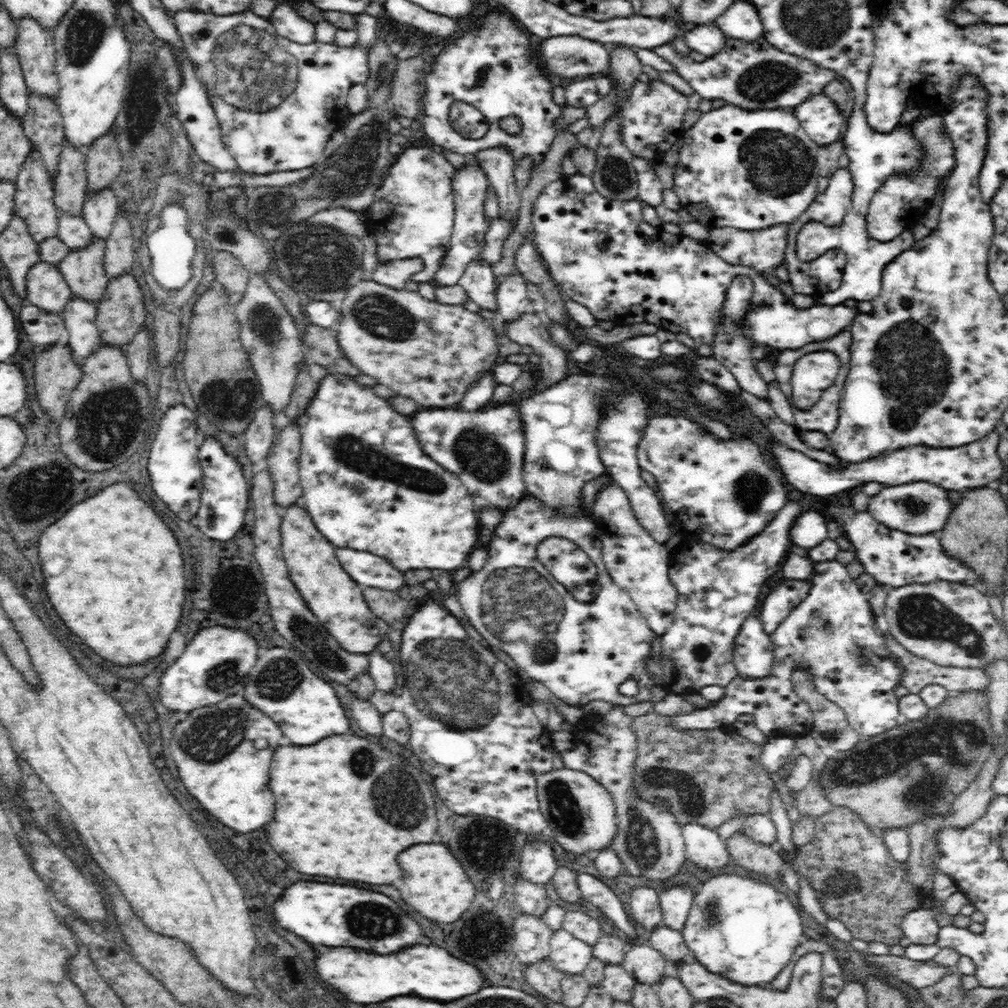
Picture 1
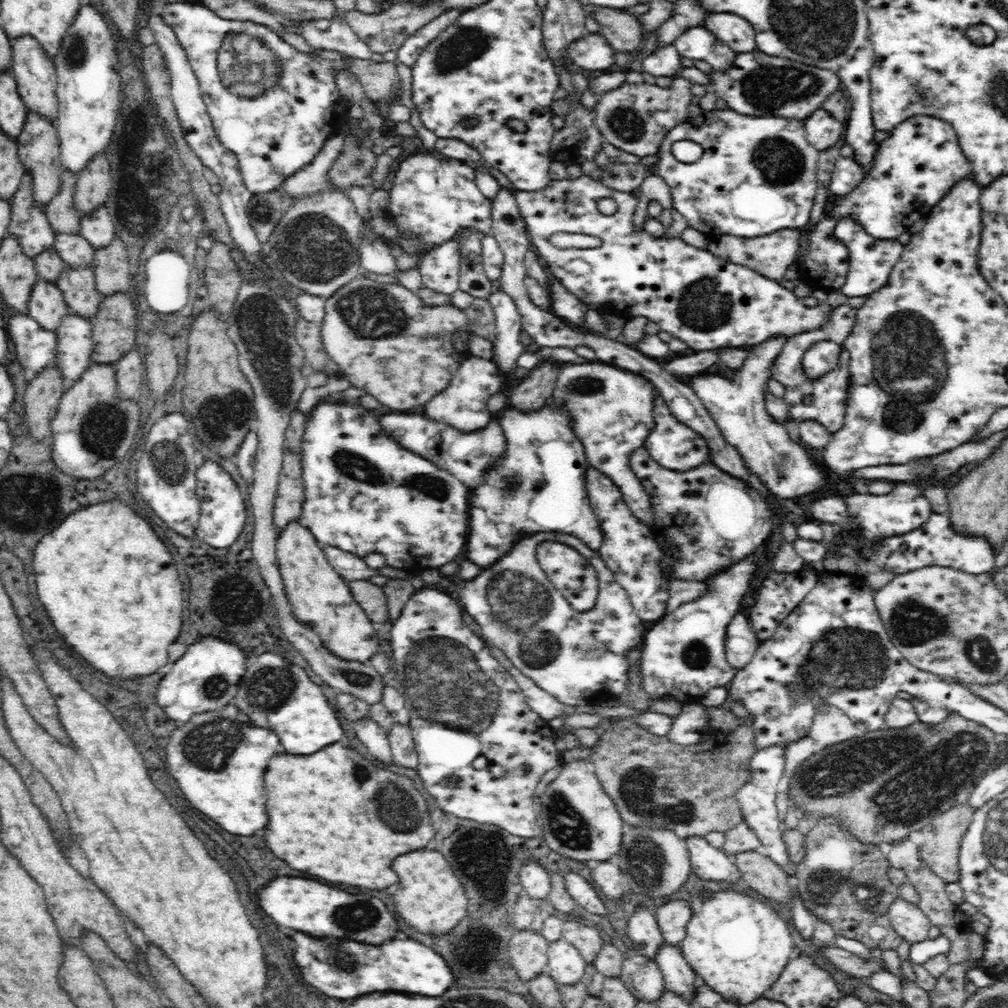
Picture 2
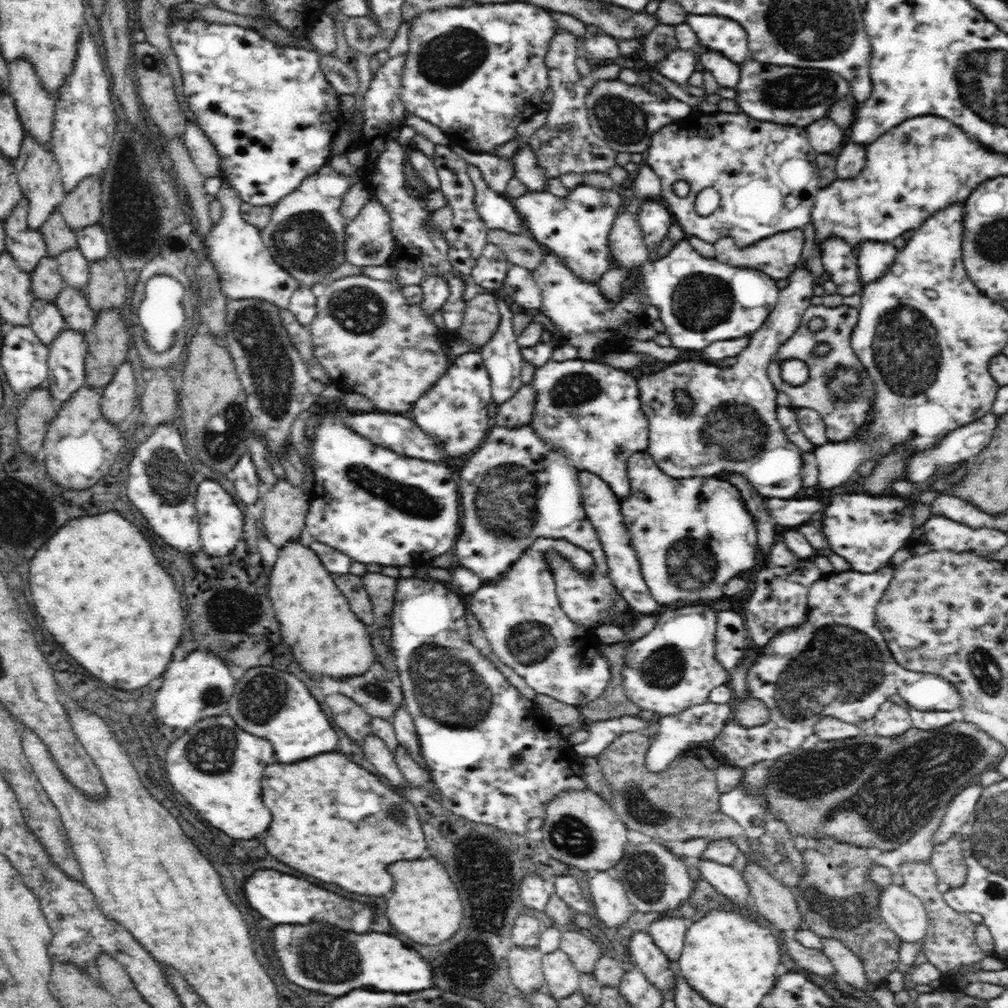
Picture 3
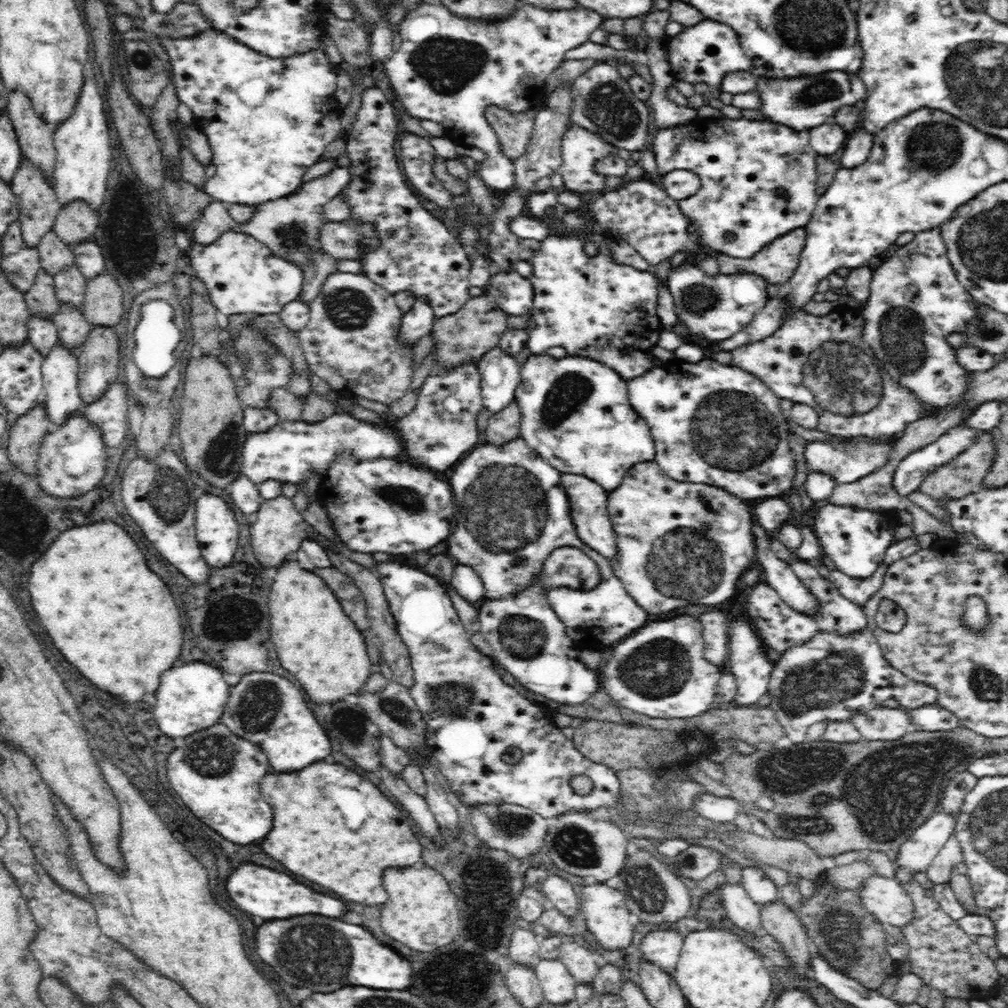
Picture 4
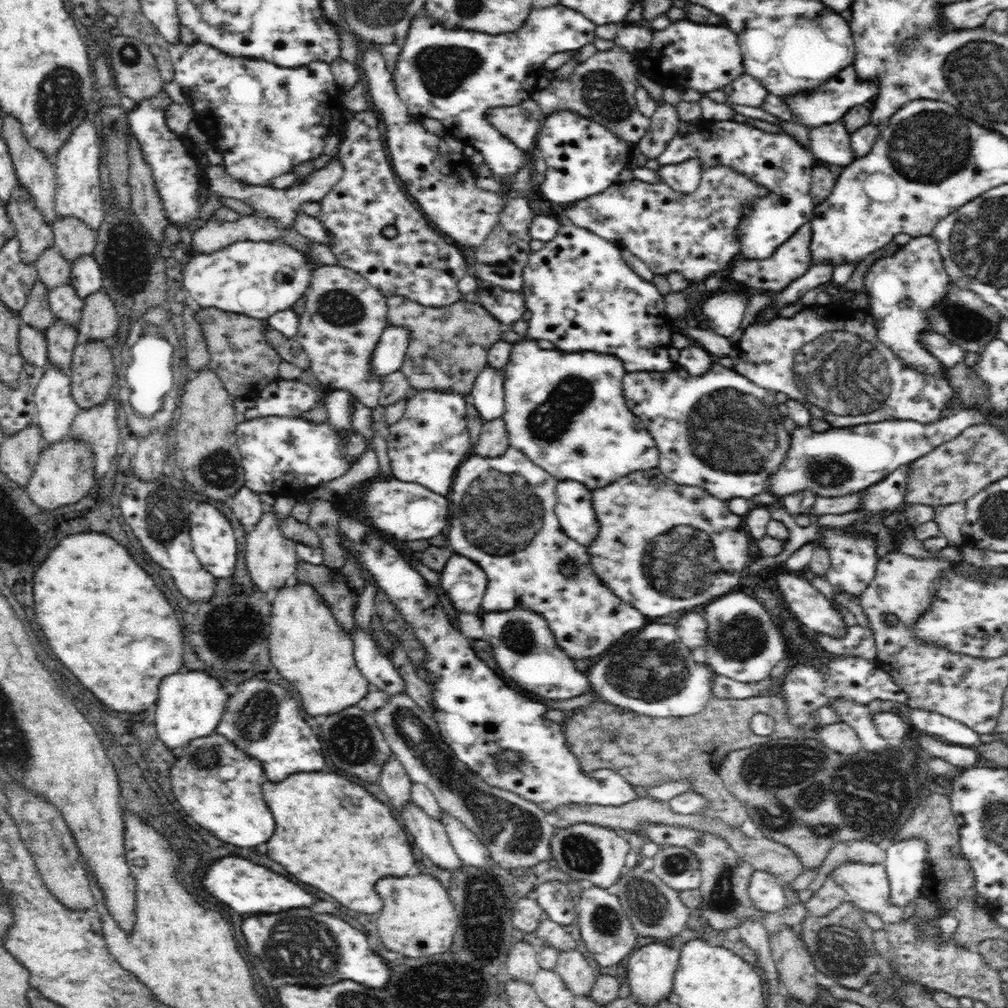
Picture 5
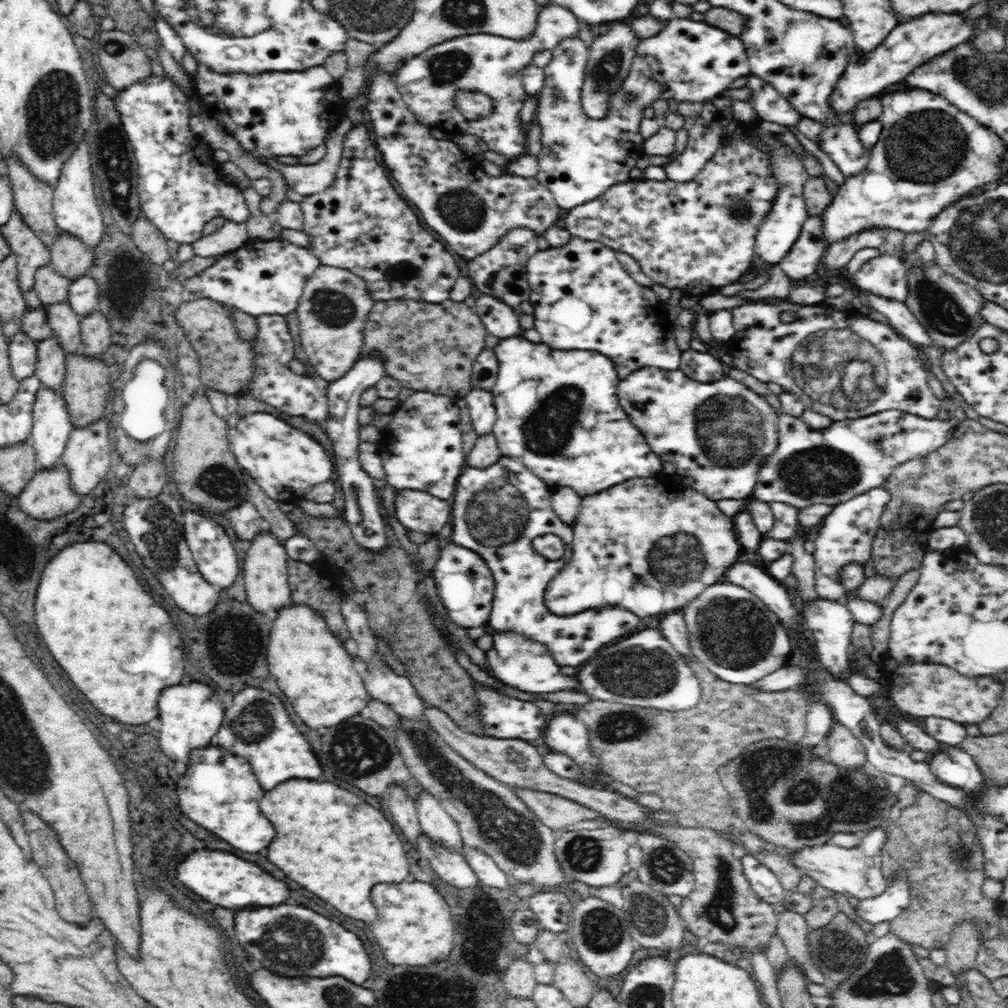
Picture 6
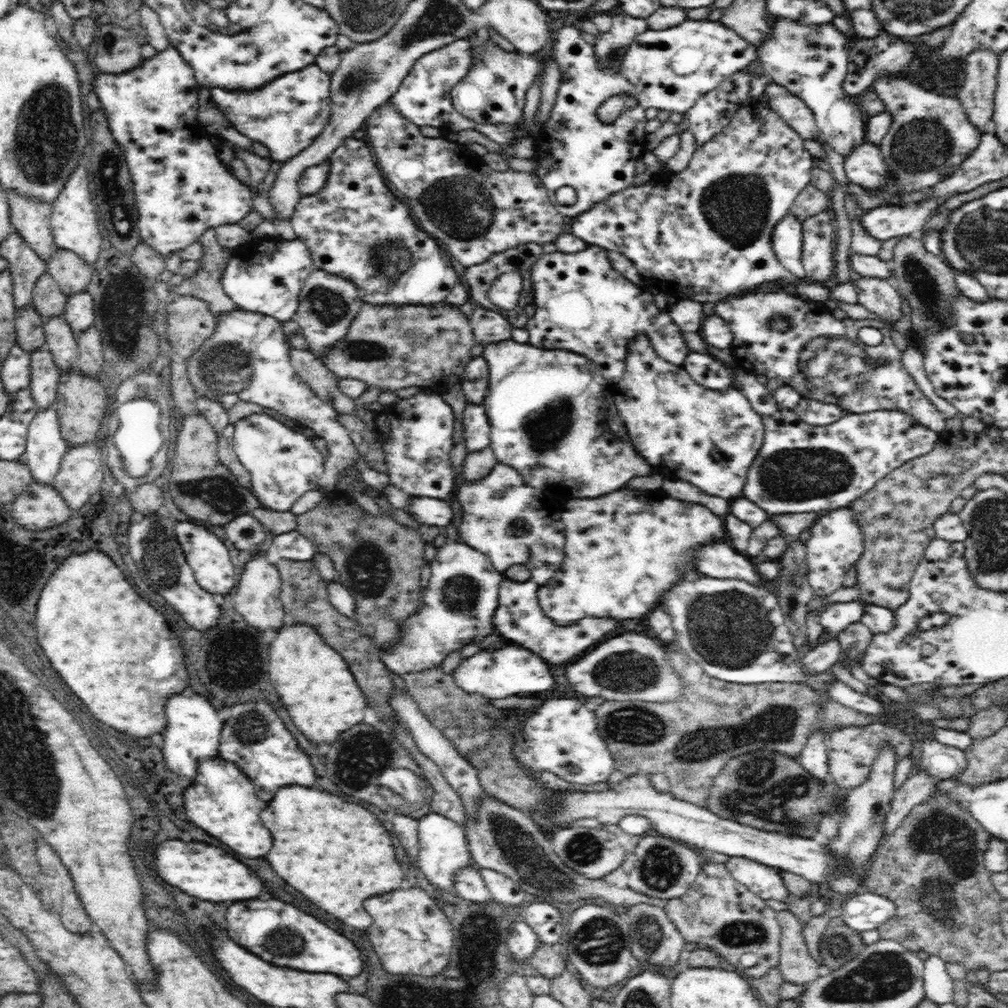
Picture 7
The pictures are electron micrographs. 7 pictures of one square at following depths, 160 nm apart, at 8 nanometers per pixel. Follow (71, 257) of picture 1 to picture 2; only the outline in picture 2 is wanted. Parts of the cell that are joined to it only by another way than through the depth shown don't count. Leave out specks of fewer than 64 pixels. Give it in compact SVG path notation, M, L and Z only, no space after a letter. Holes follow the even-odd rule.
M92 264L67 266L59 274L56 285L63 292L64 300L73 314L85 315L90 319L98 312L104 296L96 289Z

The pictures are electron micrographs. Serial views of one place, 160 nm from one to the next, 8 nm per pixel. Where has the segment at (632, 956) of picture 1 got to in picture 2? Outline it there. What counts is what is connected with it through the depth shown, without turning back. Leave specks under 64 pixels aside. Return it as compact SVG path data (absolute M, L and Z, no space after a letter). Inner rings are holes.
M644 954L624 959L619 978L637 1001L656 1002L665 991L663 974L657 962Z

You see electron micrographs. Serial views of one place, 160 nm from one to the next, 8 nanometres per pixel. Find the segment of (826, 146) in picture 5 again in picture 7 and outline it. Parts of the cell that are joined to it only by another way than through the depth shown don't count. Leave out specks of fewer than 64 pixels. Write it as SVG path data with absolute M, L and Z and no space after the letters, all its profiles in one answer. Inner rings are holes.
M866 142L844 157L844 169L850 182L867 190L883 186L887 180L886 161L881 150Z

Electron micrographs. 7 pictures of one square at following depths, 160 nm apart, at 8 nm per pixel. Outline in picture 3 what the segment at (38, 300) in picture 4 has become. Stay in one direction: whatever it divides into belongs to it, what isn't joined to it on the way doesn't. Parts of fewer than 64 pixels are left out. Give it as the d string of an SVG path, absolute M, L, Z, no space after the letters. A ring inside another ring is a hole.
M46 256L38 262L31 275L33 295L38 300L47 300L56 303L58 292L66 285L58 270L56 258Z

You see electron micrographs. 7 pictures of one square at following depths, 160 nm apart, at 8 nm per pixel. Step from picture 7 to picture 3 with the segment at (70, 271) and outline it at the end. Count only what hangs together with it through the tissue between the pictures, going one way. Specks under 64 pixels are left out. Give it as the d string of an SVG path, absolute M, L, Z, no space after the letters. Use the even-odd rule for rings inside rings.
M91 175L66 193L59 210L70 229L75 231L99 222L102 216L102 191L102 178Z

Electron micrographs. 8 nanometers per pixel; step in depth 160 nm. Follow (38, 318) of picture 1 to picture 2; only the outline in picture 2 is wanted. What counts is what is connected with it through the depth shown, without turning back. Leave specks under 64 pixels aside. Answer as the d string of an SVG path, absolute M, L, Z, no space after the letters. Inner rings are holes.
M18 313L10 322L10 340L16 348L18 362L34 374L54 363L57 351L57 334L46 330L28 313Z

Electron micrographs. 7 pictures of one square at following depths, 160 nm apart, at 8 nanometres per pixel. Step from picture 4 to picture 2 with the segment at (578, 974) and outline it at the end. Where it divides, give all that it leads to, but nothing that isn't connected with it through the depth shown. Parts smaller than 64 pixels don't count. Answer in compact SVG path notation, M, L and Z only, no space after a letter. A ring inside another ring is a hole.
M576 921L563 922L562 937L577 947L587 964L596 960L602 950L603 941L597 927L587 926Z

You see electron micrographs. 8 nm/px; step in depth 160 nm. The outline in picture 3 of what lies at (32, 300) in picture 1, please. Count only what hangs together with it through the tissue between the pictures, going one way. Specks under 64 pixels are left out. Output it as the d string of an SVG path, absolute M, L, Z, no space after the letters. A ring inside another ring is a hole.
M34 298L29 317L31 320L29 327L46 345L49 345L60 332L67 328L66 321L54 302Z

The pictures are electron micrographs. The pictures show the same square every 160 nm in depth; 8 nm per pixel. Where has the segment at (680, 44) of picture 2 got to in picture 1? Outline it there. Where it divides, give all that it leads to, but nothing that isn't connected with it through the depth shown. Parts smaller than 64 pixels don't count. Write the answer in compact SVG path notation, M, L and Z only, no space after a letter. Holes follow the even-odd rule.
M714 22L705 25L695 25L683 34L684 42L690 50L695 50L704 56L714 56L724 46L725 34Z

